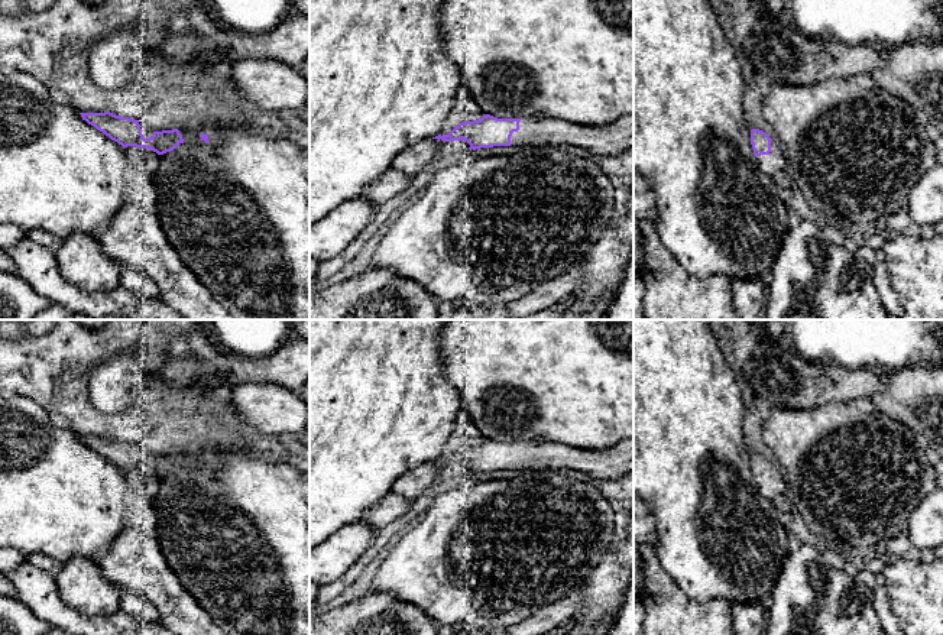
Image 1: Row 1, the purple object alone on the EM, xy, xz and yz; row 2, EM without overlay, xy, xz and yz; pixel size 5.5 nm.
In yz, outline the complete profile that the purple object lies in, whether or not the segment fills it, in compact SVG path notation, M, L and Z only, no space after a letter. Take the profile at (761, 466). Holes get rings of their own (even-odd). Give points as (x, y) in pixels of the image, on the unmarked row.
M759 453L751 454L751 469L756 480L759 493L774 500L777 496L785 493L784 472L775 463L771 463Z

